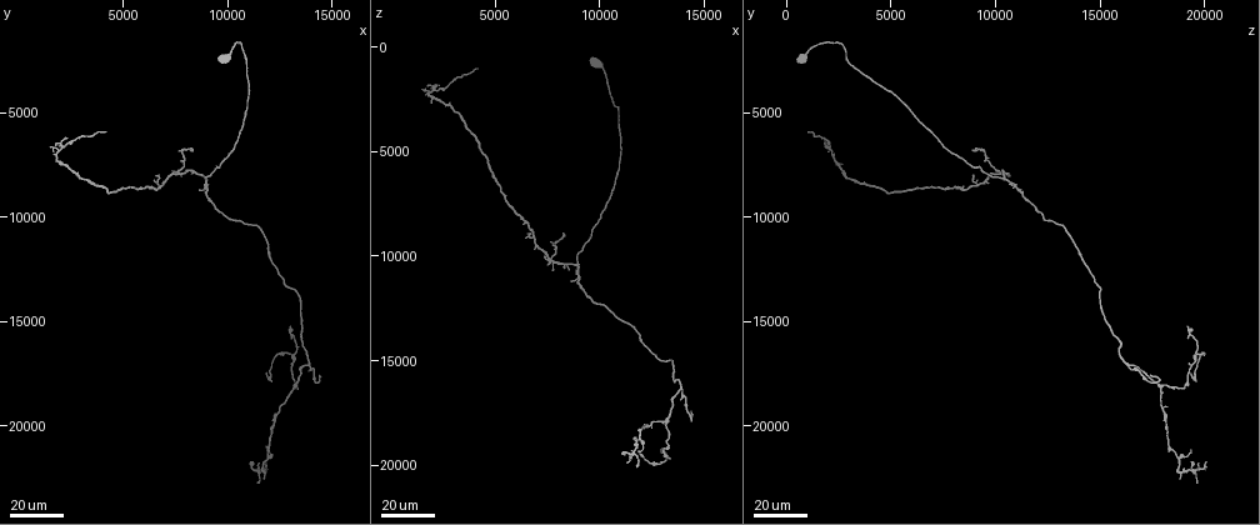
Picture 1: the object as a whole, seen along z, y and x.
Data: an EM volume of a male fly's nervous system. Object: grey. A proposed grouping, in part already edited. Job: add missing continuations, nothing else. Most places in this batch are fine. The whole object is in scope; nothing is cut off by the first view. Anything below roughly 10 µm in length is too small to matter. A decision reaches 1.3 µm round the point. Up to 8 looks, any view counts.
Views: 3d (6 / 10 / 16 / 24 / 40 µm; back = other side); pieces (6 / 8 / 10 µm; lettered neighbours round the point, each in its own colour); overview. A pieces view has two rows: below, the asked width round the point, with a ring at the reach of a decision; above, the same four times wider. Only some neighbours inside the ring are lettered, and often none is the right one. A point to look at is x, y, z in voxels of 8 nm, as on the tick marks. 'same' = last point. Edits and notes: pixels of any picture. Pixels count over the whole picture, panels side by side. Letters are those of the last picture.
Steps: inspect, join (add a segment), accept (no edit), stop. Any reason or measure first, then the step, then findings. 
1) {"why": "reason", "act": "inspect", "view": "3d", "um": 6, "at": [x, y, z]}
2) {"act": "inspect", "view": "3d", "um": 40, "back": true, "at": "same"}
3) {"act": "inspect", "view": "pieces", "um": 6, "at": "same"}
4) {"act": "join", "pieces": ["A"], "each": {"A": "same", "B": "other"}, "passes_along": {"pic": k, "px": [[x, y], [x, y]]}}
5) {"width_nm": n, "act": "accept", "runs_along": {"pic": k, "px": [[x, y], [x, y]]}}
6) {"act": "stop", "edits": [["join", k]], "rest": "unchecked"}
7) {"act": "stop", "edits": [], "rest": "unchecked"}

{"why": "an open end", "act": "inspect", "view": "3d", "um": 24, "at": [11900, 21100, 19400]}

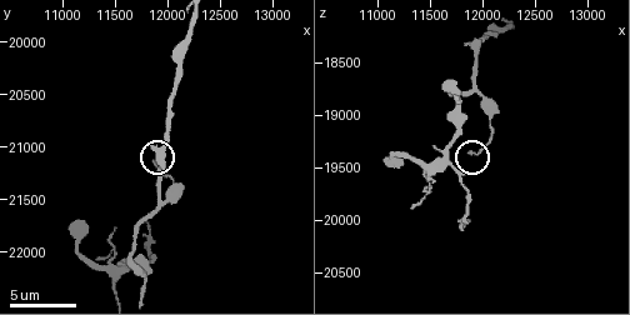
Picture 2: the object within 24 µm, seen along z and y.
{"act": "inspect", "view": "pieces", "um": 8, "at": [11860, 21160, 19340]}

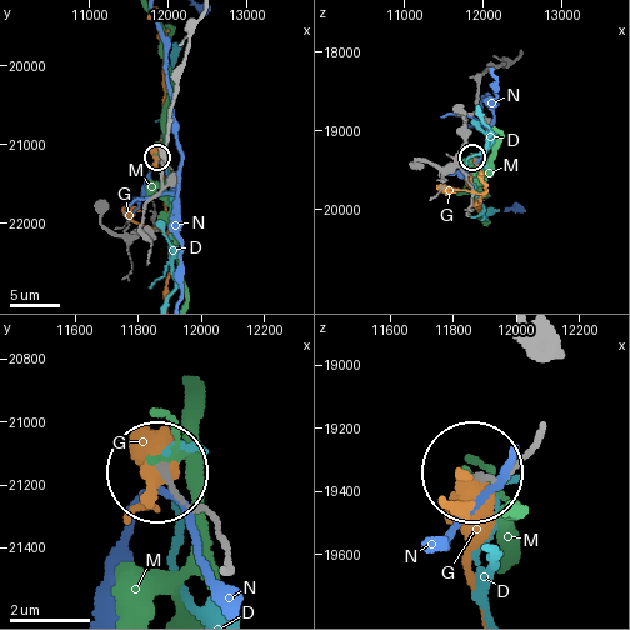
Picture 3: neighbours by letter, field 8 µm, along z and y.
{"act": "accept", "each": {"D": "other", "G": "other", "M": "other", "N": "other"}, "runs_along": {"pic": 3, "px": [[225, 565], [215, 525], [158, 468]]}, "found": "none of them fits"}

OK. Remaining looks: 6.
{"why": "tapers out", "act": "inspect", "view": "3d", "um": 40, "at": [14500, 17500, 17600]}

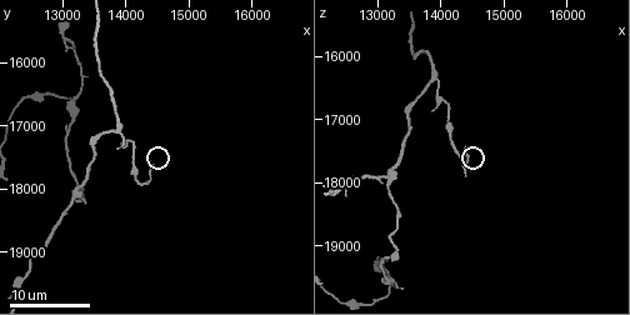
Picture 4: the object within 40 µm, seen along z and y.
{"act": "inspect", "view": "pieces", "um": 8, "at": [14400, 17550, 17500]}

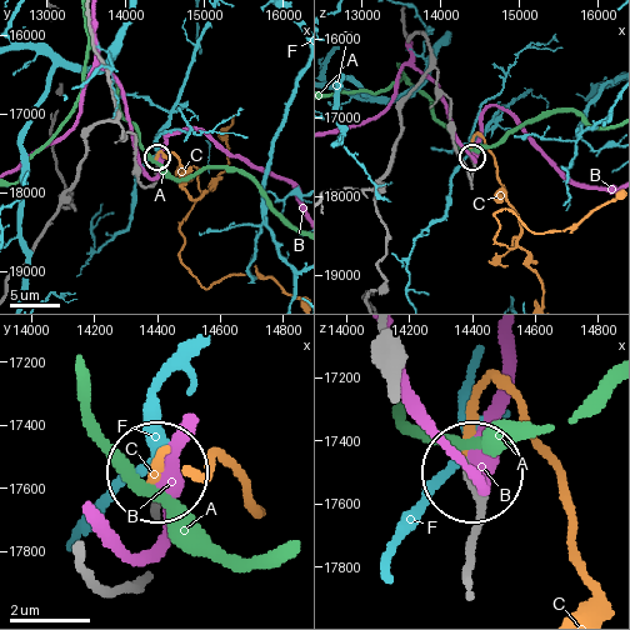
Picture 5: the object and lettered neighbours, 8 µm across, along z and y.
{"act": "join", "pieces": ["C"], "each": {"A": "other", "B": "other", "C": "same", "F": "other"}, "found": "it goes on there"}

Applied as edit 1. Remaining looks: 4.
{"act": "inspect", "view": "overview"}

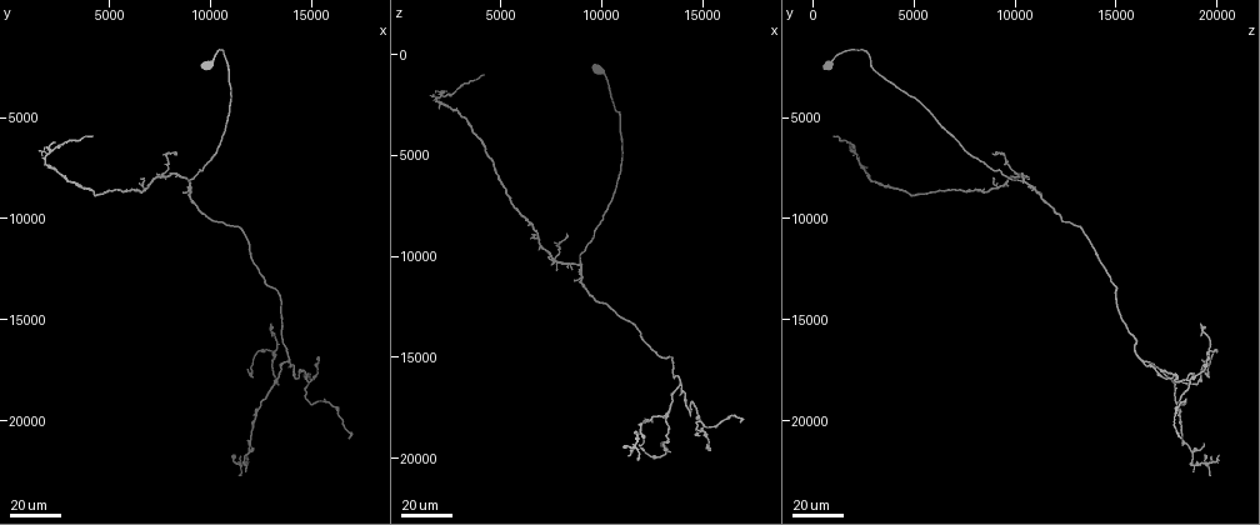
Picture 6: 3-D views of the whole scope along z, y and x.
{"why": "branch stops here", "act": "inspect", "view": "3d", "um": 40, "at": [16800, 20800, 18200]}

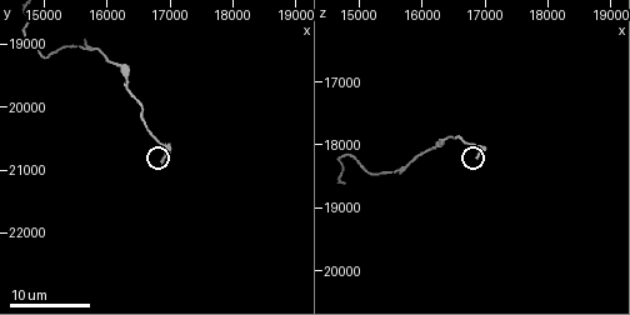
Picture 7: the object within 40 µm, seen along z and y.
{"why": "what lies round it", "act": "inspect", "view": "pieces", "um": 8, "at": [16900, 20900, 18200]}

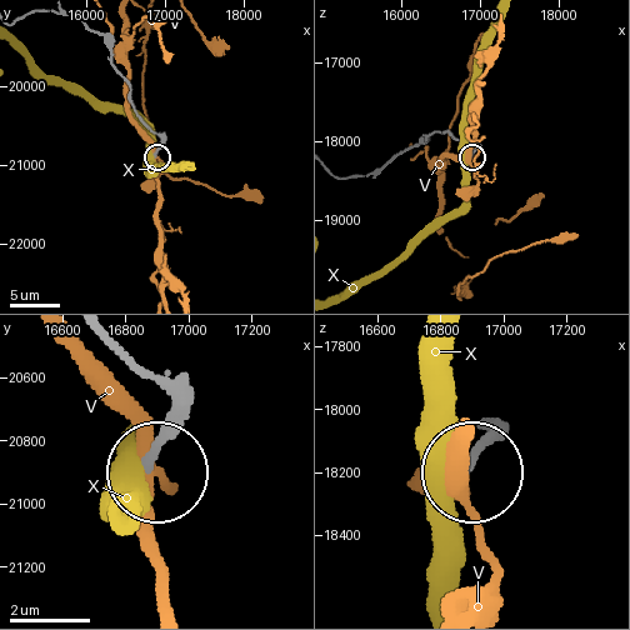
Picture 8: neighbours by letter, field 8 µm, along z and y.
{"width_nm": 180, "act": "accept", "each": {"V": "other", "X": "other"}, "runs_along": {"pic": 8, "px": [[109, 335], [166, 395], [170, 425], [153, 463]]}, "found": "none of them fits"}

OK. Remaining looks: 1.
{"act": "stop", "edits": [["join", 5]], "rest": "unchecked"}

